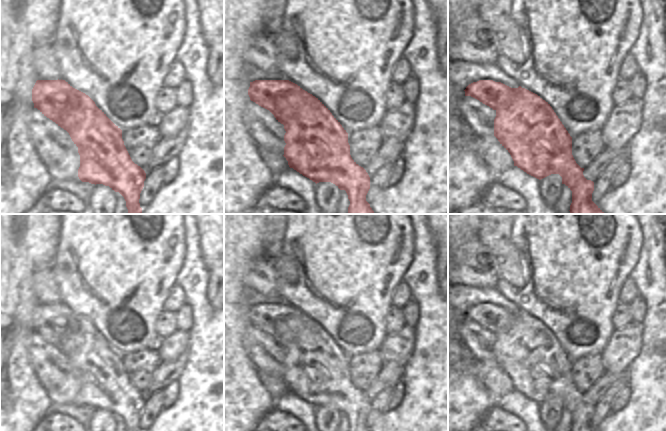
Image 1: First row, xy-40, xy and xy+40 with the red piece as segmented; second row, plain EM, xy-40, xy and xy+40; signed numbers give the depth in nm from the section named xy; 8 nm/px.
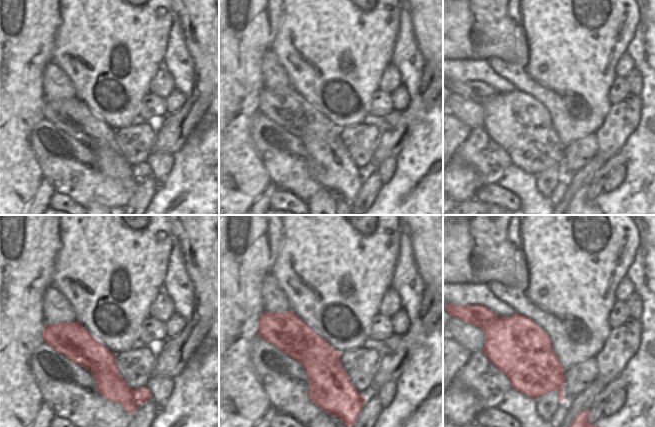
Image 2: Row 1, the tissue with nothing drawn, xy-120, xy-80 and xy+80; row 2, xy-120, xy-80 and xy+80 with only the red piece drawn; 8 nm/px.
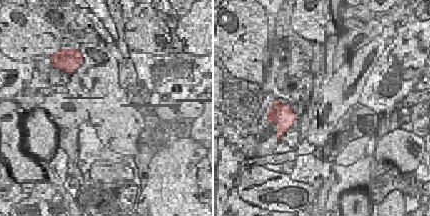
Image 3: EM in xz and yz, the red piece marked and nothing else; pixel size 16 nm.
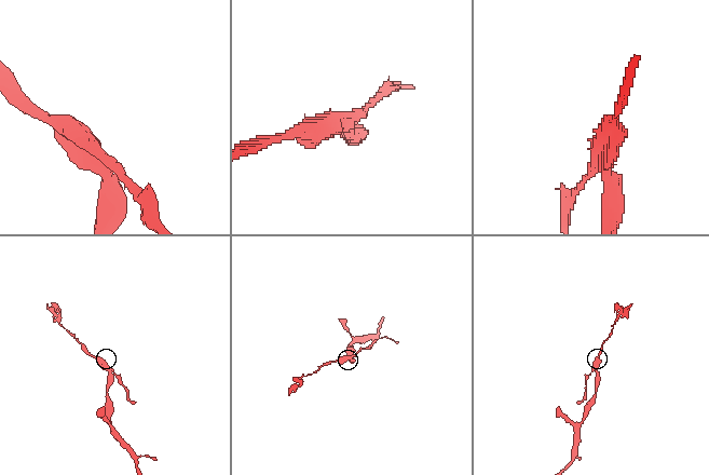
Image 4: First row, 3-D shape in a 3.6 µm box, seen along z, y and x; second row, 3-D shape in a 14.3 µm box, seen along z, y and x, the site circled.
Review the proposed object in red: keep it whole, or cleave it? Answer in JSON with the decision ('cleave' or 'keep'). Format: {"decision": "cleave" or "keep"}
{"decision": "cleave"}

